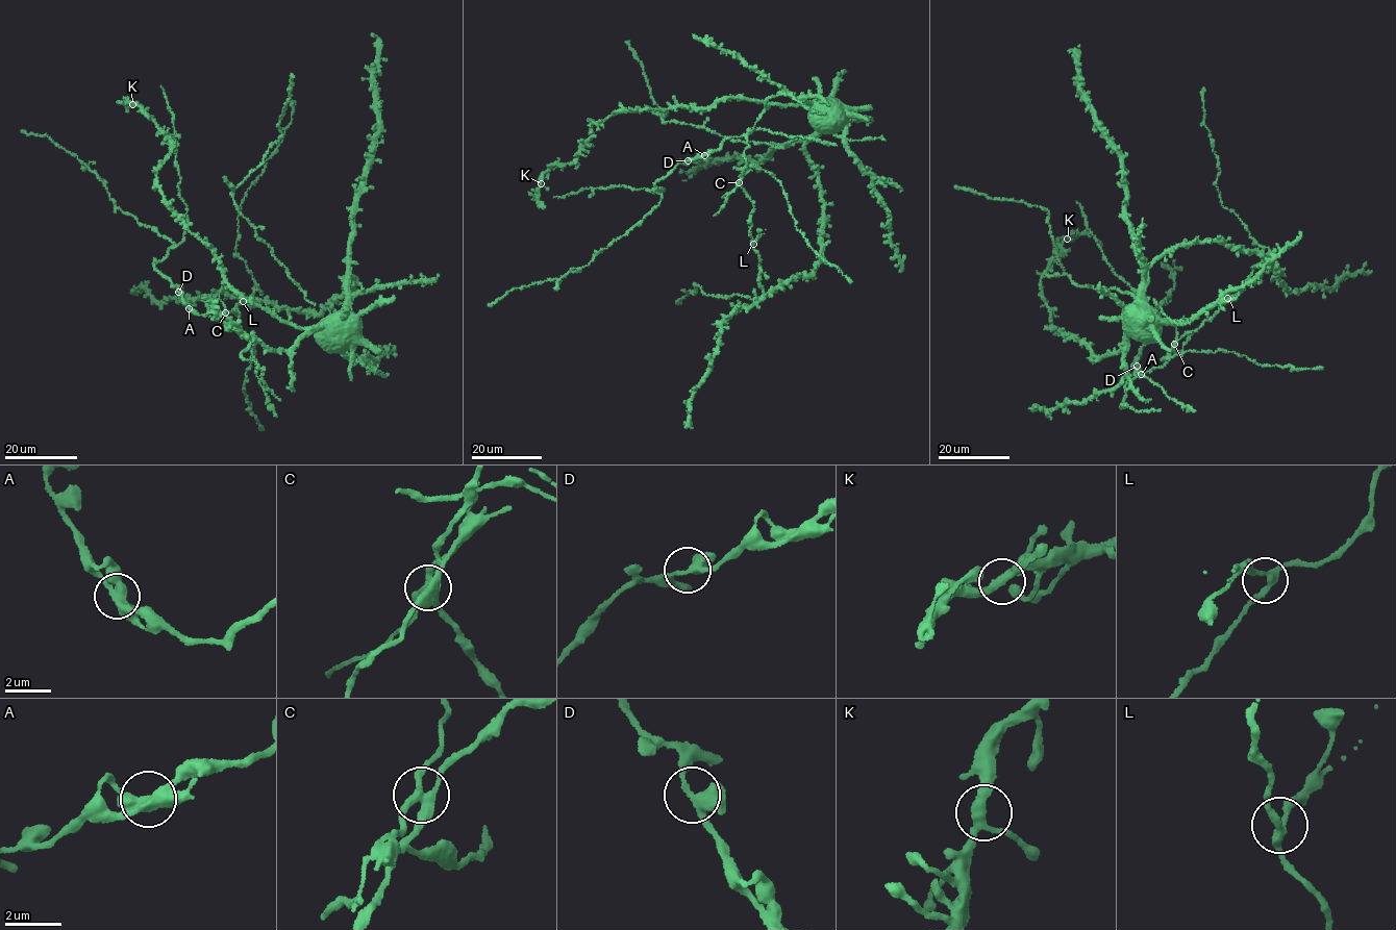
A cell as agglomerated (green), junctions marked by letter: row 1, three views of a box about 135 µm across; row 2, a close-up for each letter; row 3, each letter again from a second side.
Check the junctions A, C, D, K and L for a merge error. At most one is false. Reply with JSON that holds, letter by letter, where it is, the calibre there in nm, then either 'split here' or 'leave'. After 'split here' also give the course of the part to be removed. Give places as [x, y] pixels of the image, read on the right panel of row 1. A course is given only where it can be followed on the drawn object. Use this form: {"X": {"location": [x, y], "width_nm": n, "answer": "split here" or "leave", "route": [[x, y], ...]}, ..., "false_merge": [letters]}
{"A": {"location": [1141, 374], "width_nm": 400, "answer": "leave"}, "C": {"location": [1174, 344], "width_nm": 320, "answer": "split here", "route": [[1174, 345], [1167, 357], [1189, 350], [1221, 350], [1245, 356], [1257, 363], [1322, 368]]}, "D": {"location": [1137, 366], "width_nm": 320, "answer": "leave"}, "K": {"location": [1067, 239], "width_nm": 280, "answer": "leave"}, "L": {"location": [1227, 298], "width_nm": 240, "answer": "leave"}, "false_merge": ["C"]}

